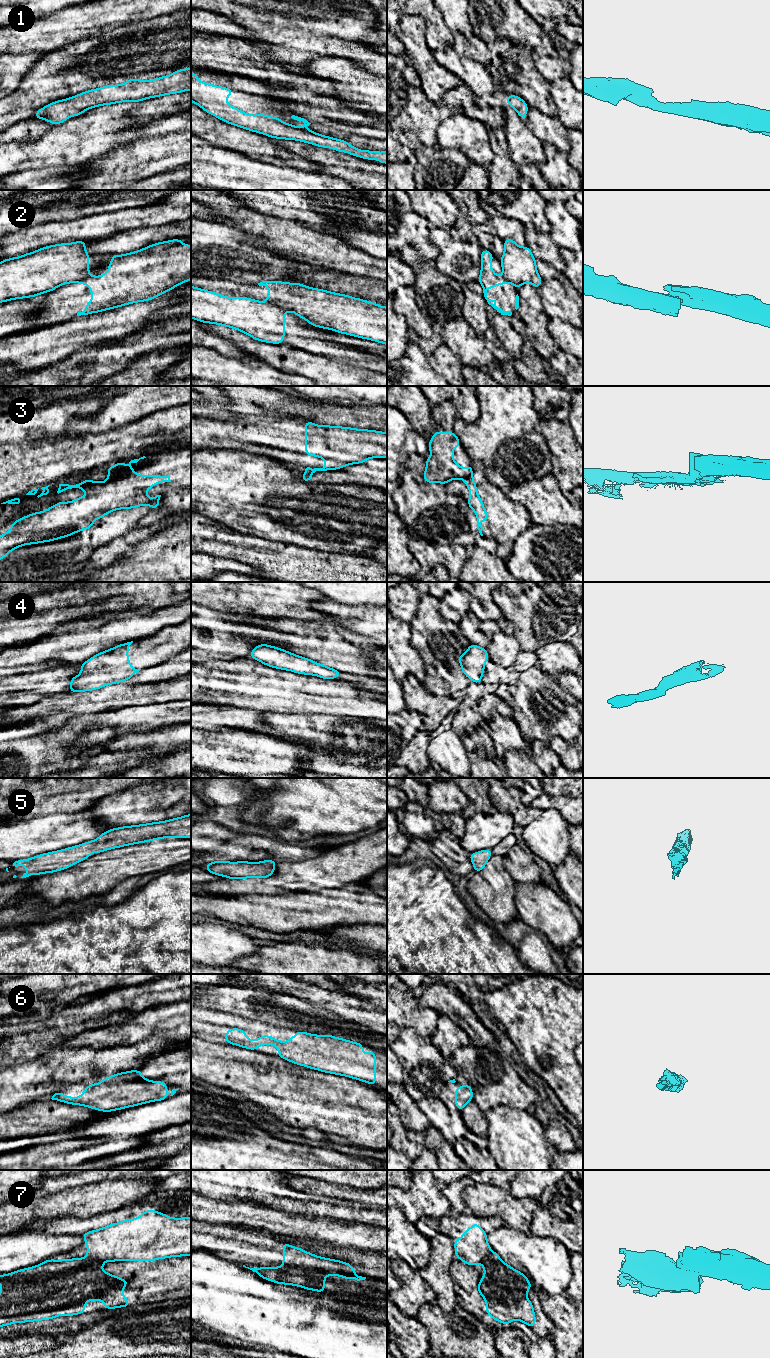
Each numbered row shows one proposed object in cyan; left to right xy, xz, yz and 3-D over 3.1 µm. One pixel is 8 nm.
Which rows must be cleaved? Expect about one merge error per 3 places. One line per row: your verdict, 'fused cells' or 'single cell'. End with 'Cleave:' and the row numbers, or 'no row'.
1: single cell
2: fused cells
3: fused cells
4: single cell
5: single cell
6: single cell
7: fused cells
Cleave: 2, 3, 7

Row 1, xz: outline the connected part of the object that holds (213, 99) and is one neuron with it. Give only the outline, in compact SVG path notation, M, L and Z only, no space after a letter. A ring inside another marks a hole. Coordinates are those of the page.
M191 73L191 101L200 106L205 112L221 119L225 123L265 134L271 138L298 140L318 147L346 152L365 160L373 159L387 164L387 151L363 151L353 147L344 140L324 136L306 128L298 128L287 124L279 117L270 117L265 114L246 114L227 103L227 96L233 94L234 91L232 89L200 82L198 74Z

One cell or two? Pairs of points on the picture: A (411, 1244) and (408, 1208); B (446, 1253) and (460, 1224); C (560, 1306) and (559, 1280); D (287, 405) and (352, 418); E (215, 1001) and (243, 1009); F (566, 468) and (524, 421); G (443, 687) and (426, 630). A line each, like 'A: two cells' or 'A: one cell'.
A: two cells
B: two cells
C: two cells
D: one cell
E: one cell
F: two cells
G: one cell

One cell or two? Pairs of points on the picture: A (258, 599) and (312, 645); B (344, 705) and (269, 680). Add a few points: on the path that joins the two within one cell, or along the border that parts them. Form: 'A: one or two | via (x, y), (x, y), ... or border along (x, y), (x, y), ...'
A: two | border along (254, 616), (282, 616), (290, 620)
B: one | via (325, 697), (288, 692)

